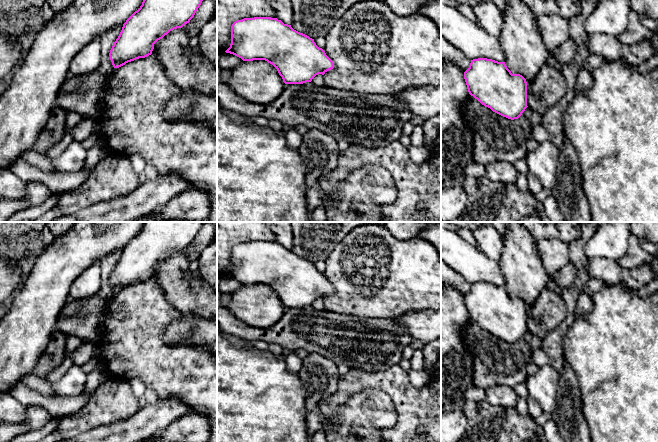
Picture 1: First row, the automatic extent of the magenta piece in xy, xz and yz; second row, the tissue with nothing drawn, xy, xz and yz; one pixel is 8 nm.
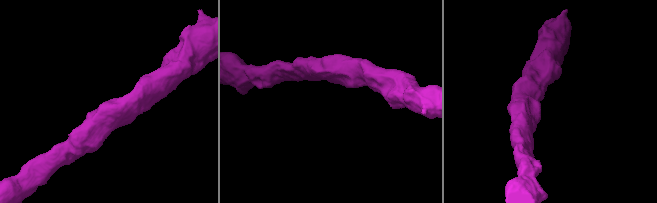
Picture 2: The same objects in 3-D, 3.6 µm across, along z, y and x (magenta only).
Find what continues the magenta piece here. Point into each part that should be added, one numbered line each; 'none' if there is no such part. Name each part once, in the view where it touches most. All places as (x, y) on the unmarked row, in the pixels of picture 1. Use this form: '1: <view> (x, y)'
none

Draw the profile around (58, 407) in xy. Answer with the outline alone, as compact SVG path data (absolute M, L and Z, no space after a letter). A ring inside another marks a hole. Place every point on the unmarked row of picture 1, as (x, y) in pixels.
M21 382L15 384L10 393L24 406L40 405L44 407L52 418L62 418L78 412L87 404L92 394L89 392L76 397L45 397Z

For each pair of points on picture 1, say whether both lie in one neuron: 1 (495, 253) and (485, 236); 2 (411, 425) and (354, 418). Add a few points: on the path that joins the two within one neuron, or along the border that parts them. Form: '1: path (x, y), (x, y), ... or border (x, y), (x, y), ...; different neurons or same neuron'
1: path (493, 249), (489, 240); same neuron
2: border (392, 400), (396, 422), (391, 427), (378, 431); different neurons

